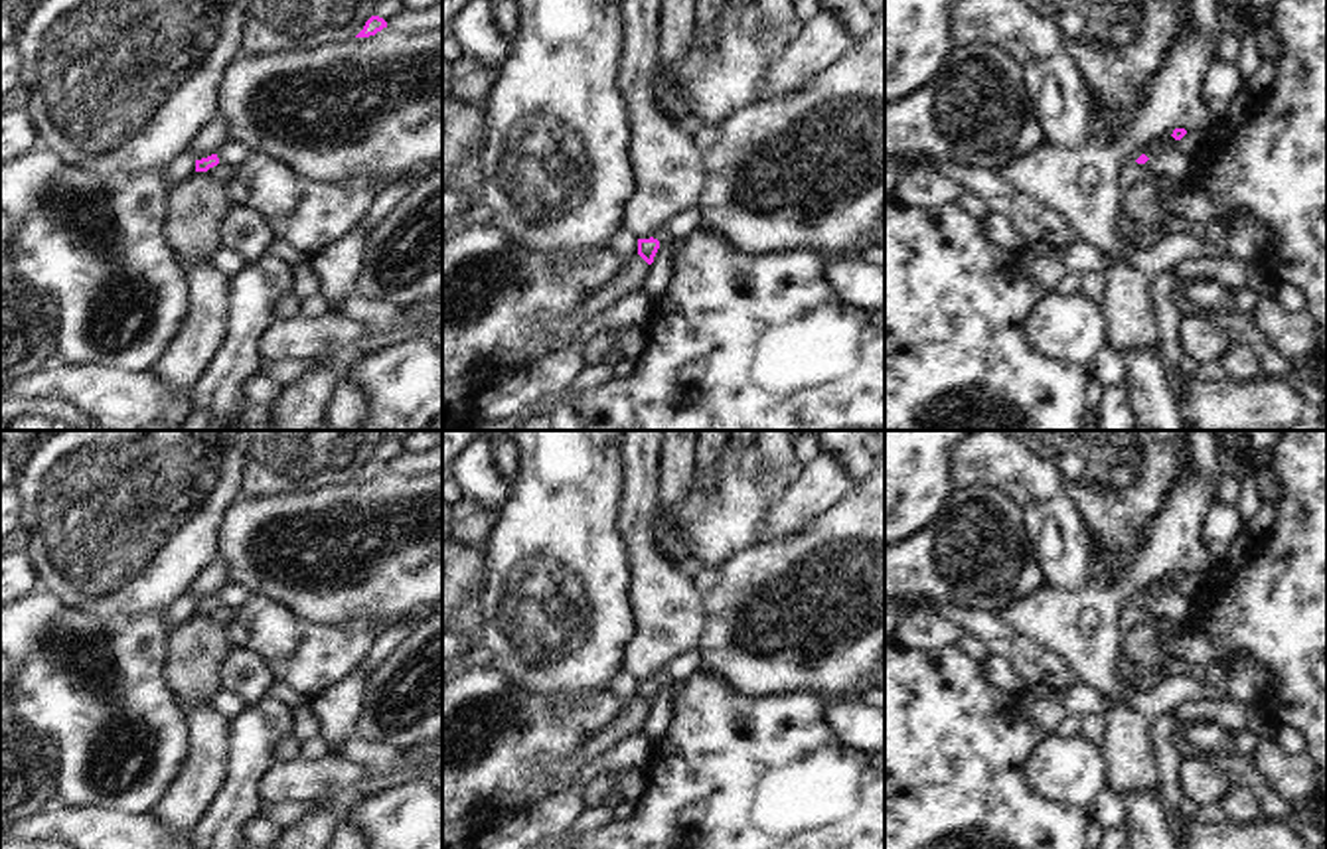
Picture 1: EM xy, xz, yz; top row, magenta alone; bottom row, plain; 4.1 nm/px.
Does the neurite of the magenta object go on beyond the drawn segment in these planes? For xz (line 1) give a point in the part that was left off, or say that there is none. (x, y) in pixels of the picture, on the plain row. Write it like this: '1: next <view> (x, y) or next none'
1: next none

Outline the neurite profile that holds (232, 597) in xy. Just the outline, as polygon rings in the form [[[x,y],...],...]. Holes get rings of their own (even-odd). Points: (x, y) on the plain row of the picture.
[[[225,582],[223,588],[217,592],[219,604],[233,612],[239,606],[243,606],[249,598],[251,598],[251,594],[243,586],[237,586],[231,582]]]

